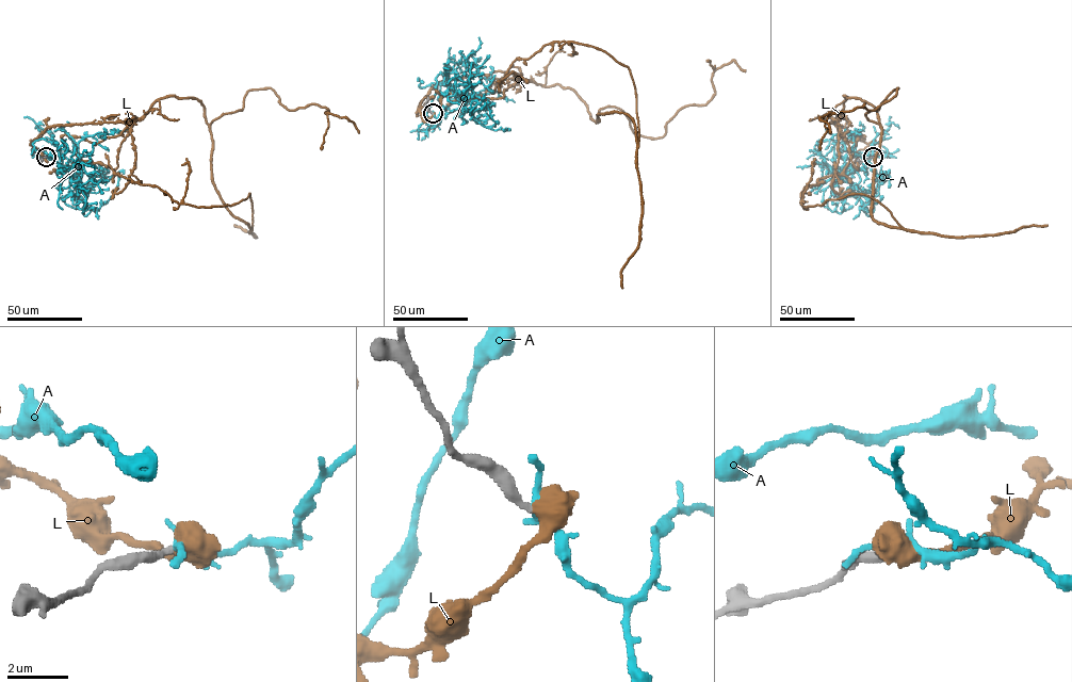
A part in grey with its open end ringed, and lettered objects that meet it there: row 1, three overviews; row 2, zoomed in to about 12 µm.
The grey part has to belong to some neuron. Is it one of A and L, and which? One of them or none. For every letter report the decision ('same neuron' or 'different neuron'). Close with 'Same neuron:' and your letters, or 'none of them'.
A: different neuron
L: different neuron
Same neuron: none of them

